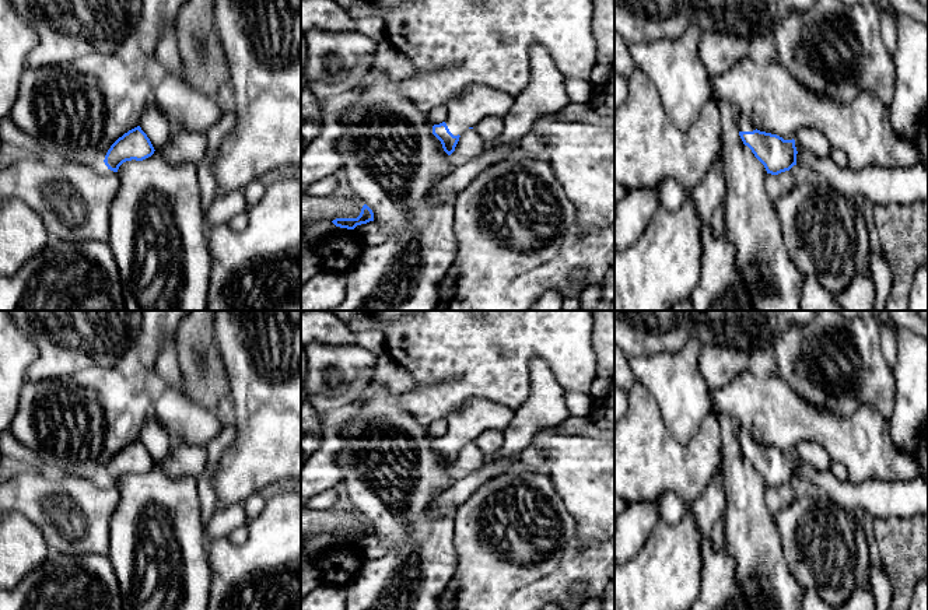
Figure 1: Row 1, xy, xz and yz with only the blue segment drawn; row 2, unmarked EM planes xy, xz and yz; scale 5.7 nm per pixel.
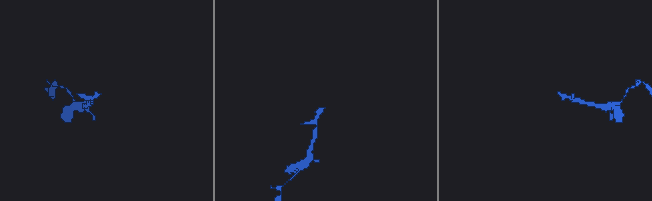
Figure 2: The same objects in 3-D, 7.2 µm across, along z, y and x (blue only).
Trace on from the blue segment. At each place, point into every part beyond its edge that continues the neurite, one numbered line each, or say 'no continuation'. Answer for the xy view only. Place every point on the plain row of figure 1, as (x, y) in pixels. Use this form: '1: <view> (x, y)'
no continuation

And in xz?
1: xz (476, 416)

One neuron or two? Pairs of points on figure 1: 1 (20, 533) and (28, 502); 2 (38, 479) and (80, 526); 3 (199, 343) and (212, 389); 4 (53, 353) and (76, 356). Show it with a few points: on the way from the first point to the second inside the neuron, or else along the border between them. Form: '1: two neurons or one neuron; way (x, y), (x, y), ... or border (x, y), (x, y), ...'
1: two neurons; border (14, 512), (27, 518), (45, 542)
2: one neuron; way (44, 490), (69, 515)
3: one neuron; way (199, 354), (205, 378)
4: one neuron; way (59, 353), (70, 353)

